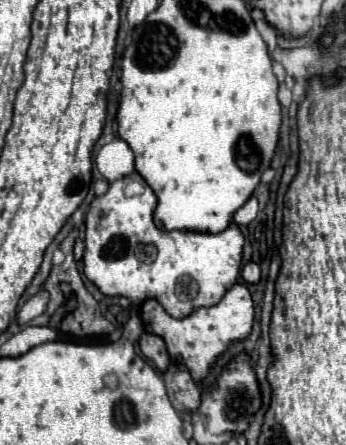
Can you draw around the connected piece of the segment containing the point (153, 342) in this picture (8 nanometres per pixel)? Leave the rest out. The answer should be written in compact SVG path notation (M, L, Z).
M144 333L144 335L140 337L138 345L140 345L142 355L144 355L146 359L150 359L160 373L164 373L164 371L168 369L168 365L170 365L170 355L168 355L168 351L166 351L166 347L164 347L164 343L162 343L160 337L150 335L150 333Z

